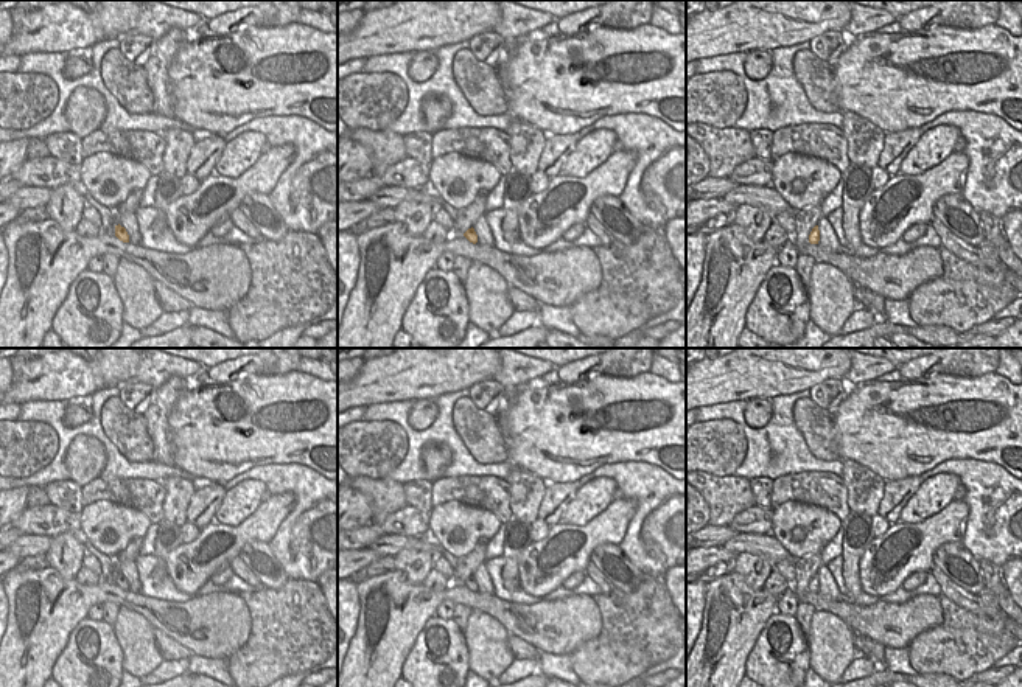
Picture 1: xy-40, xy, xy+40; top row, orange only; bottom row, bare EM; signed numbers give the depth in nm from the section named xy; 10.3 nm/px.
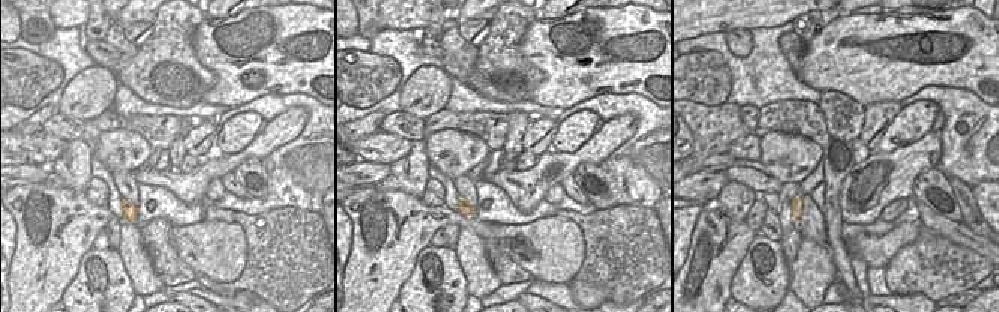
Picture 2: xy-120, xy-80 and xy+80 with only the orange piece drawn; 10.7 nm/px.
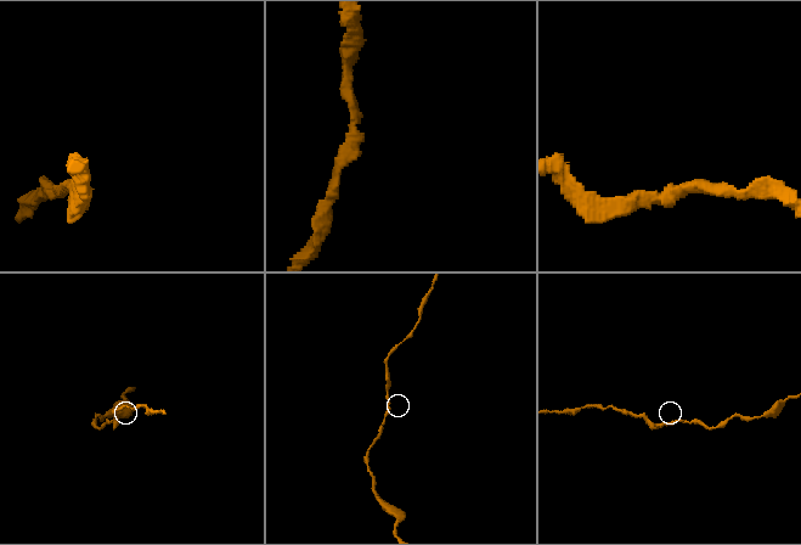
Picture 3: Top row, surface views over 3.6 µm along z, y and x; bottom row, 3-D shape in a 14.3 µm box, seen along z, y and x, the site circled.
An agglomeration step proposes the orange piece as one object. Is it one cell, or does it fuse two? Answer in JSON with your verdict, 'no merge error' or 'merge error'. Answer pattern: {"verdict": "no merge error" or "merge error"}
{"verdict": "no merge error"}

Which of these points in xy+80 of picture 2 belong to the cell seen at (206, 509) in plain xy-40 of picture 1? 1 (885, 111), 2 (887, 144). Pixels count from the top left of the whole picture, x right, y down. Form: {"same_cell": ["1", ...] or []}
{"same_cell": ["1"]}

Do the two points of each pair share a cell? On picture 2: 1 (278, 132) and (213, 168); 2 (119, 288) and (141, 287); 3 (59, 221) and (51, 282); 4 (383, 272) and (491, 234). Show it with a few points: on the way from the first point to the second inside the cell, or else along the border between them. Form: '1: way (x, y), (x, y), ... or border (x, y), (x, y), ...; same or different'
1: way (261, 146), (230, 162); same
2: border (119, 254), (135, 294); different
3: way (51, 236), (51, 267); same
4: way (407, 245), (432, 219), (464, 221); same

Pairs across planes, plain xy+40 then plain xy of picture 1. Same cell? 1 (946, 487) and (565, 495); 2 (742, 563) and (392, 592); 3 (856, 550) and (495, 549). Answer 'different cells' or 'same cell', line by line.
1: different cells
2: different cells
3: different cells

